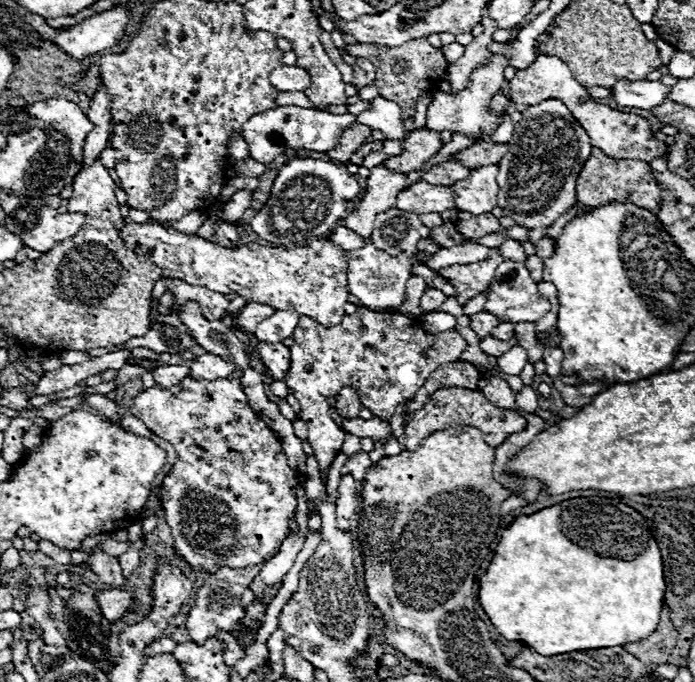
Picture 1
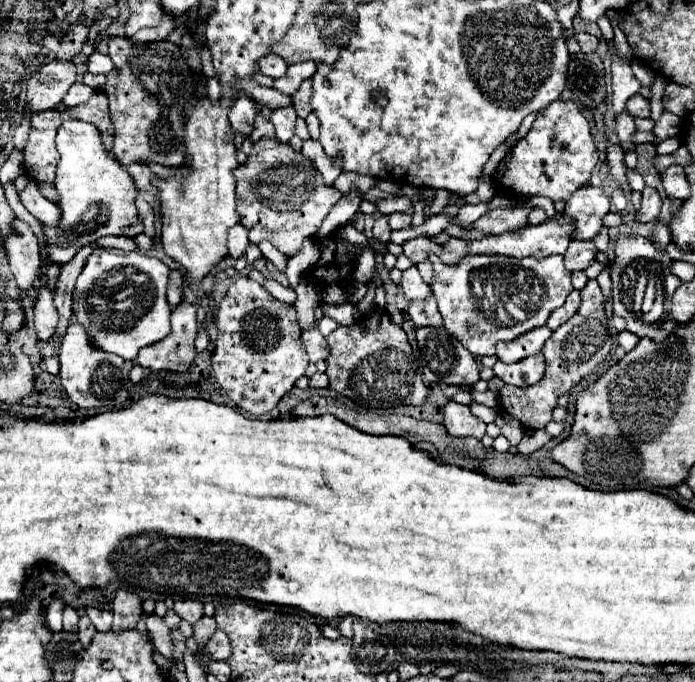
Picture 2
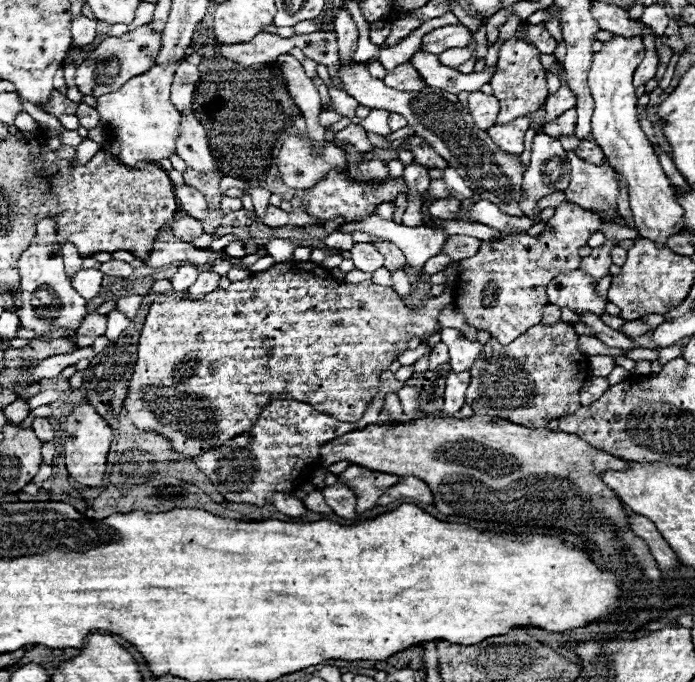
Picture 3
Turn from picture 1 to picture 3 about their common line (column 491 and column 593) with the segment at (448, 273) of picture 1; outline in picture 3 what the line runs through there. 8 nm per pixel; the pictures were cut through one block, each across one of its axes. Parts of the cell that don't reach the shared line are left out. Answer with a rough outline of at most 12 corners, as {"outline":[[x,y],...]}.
{"outline":[[606,240],[592,256],[582,258],[580,270],[600,282],[610,268],[610,250],[616,244]]}

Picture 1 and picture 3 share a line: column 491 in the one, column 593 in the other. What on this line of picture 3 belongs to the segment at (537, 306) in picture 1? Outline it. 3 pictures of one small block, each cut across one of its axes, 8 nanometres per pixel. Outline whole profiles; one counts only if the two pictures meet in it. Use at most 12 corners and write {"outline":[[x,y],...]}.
{"outline":[[580,270],[558,274],[548,298],[576,314],[602,316],[606,298]]}

